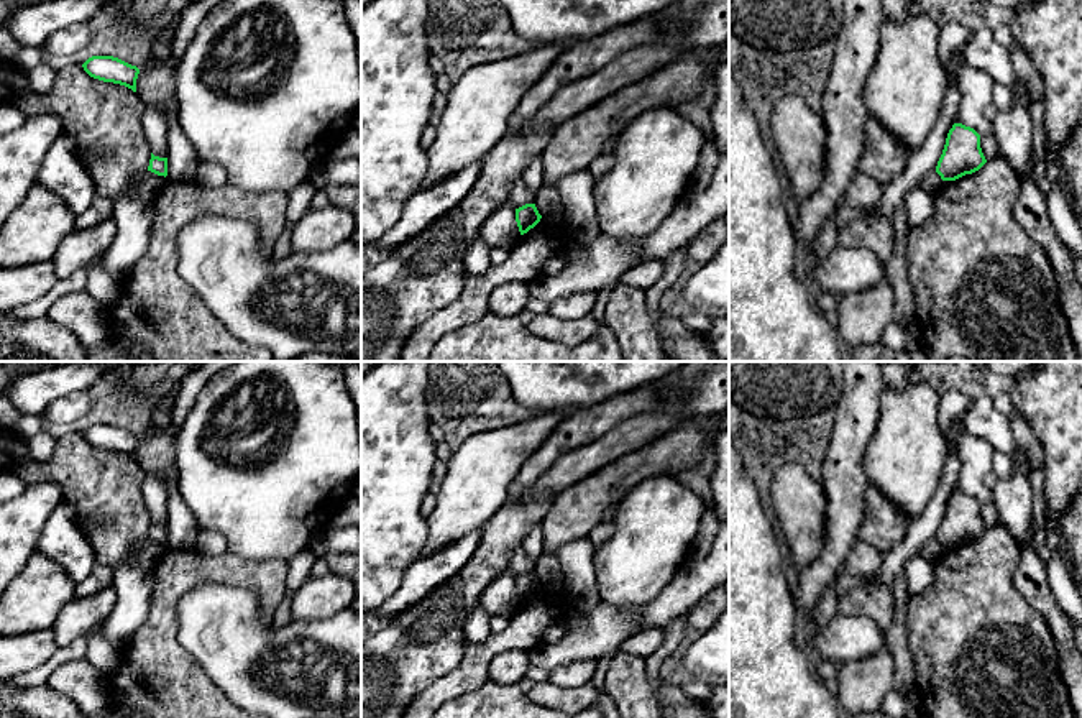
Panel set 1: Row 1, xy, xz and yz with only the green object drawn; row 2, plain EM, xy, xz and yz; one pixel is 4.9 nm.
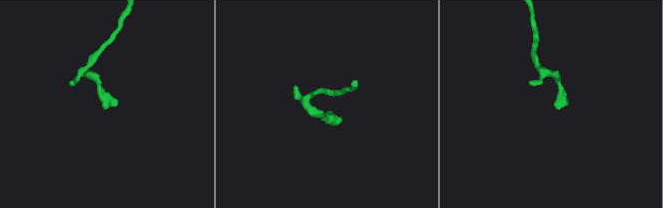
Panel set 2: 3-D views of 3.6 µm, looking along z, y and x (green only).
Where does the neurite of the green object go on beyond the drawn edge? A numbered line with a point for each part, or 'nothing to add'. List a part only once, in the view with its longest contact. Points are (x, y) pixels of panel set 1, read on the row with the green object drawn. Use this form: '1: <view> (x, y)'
nothing to add

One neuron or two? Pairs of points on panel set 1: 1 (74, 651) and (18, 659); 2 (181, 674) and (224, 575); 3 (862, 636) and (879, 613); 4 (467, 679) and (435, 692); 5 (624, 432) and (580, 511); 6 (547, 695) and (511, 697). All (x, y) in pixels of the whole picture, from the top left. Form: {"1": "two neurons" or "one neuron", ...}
{"1": "two neurons", "2": "one neuron", "3": "two neurons", "4": "one neuron", "5": "two neurons", "6": "two neurons"}

